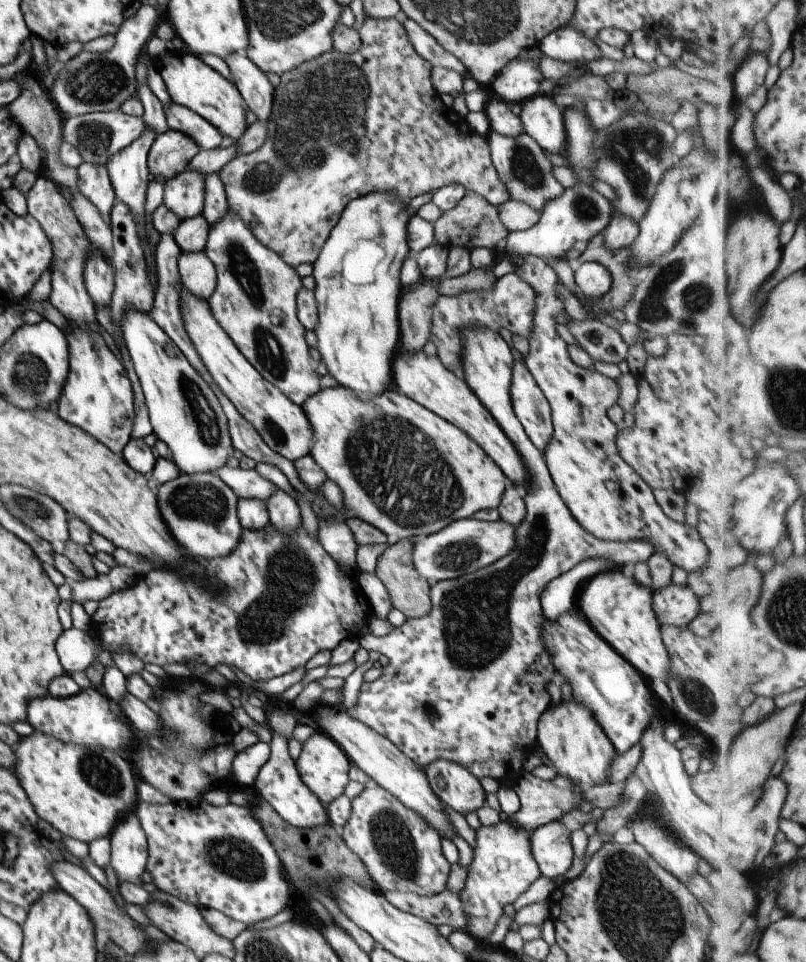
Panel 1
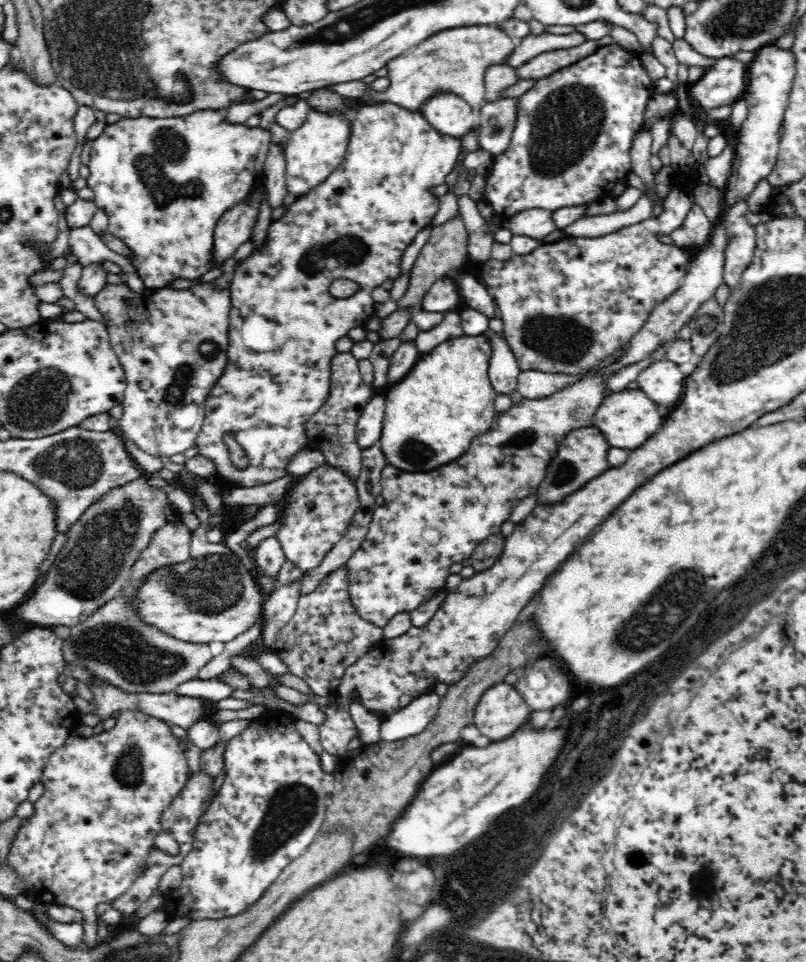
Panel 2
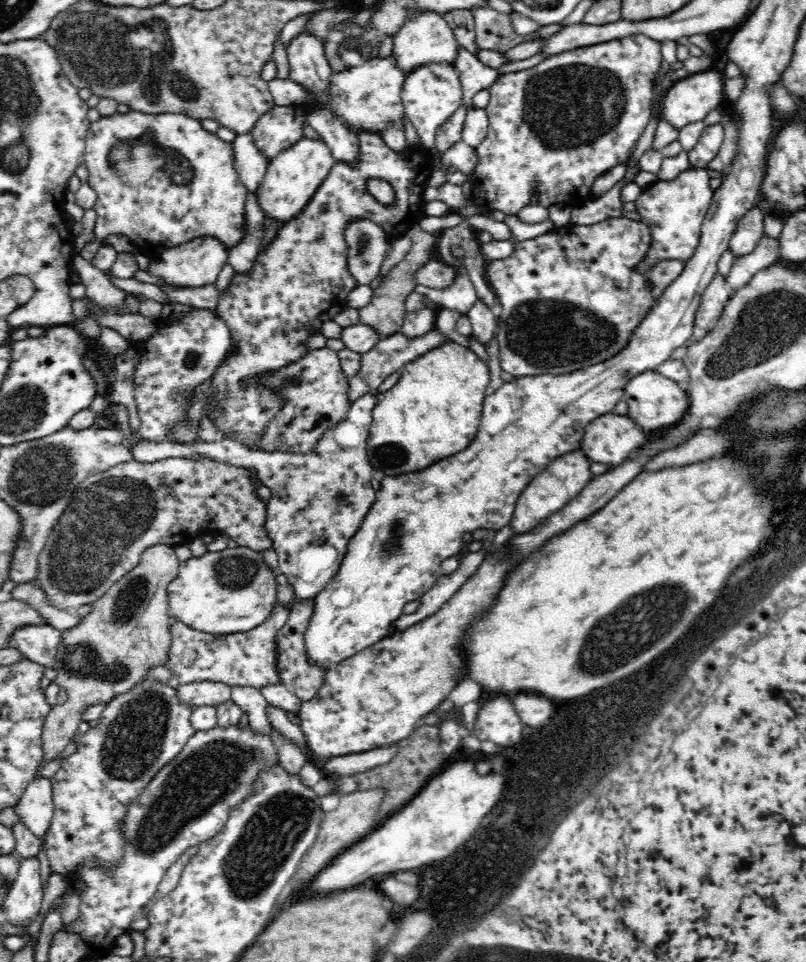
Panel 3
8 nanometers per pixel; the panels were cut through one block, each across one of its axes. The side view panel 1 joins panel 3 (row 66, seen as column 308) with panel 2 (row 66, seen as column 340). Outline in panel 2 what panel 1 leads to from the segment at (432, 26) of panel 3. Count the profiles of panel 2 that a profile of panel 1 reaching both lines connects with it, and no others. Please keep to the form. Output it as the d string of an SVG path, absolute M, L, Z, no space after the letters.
M476 25L463 26L448 30L441 30L417 44L410 47L404 54L393 58L385 66L388 70L389 87L381 93L374 95L374 101L394 103L408 111L418 111L434 95L450 92L458 95L461 100L470 104L470 107L477 113L485 103L485 80L484 73L489 66L506 65L508 57L514 52L514 42L499 26Z

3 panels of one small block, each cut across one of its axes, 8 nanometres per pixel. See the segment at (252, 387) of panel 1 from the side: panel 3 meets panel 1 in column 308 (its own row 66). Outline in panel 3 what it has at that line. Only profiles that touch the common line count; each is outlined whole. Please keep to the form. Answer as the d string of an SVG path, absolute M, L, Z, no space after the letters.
M434 63L418 67L414 72L405 76L401 98L404 113L418 133L420 146L434 160L436 155L436 132L450 120L450 116L464 105L461 82L454 69L454 65L448 63Z

